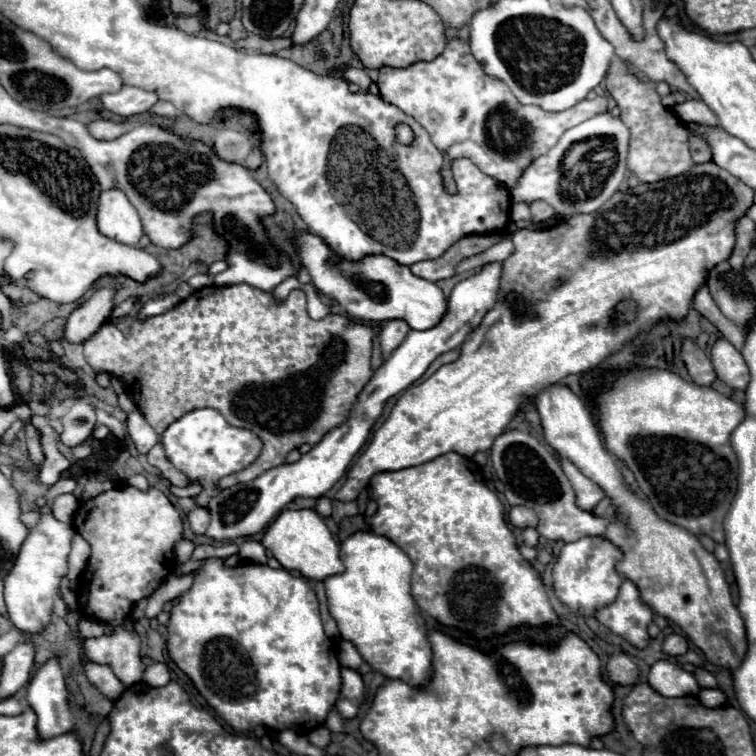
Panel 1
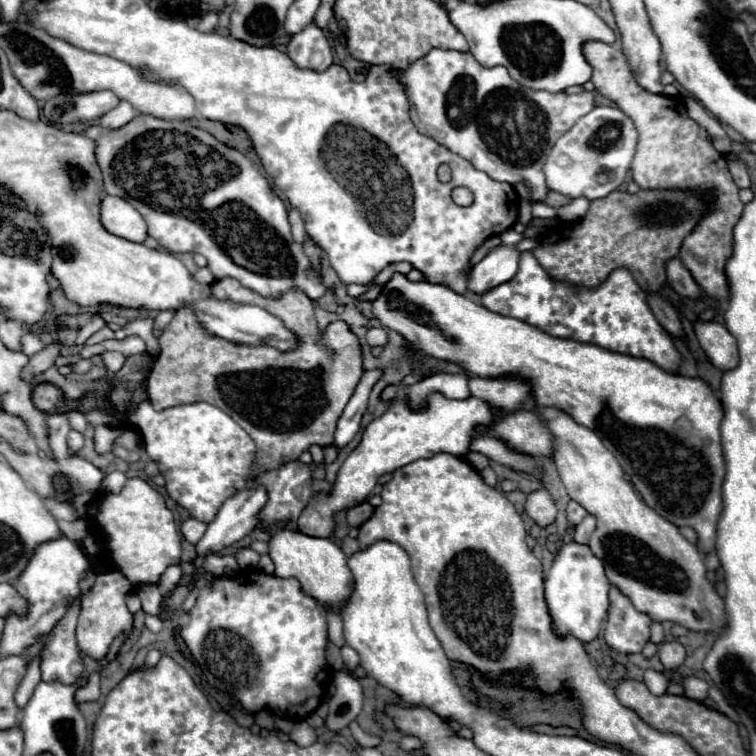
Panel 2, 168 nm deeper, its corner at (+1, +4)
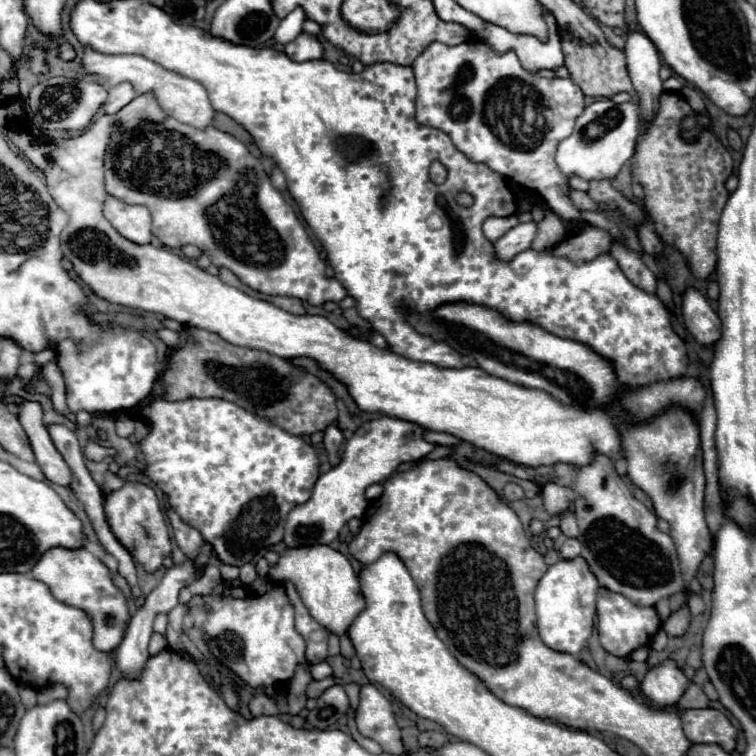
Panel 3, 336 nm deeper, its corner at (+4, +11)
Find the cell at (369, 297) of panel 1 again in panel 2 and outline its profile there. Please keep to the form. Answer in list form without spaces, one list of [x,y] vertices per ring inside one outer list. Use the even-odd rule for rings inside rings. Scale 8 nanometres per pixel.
[[[392,274],[392,278],[382,286],[382,292],[376,296],[376,300],[370,302],[372,304],[372,314],[382,322],[382,326],[400,332],[406,340],[410,340],[412,344],[420,346],[420,350],[424,350],[426,354],[440,358],[440,360],[448,360],[448,362],[456,362],[458,366],[462,366],[468,374],[474,376],[484,376],[484,378],[492,378],[492,376],[504,376],[504,374],[518,374],[526,380],[532,382],[532,396],[536,398],[536,402],[544,408],[558,408],[558,410],[566,410],[578,424],[592,428],[604,442],[604,446],[618,458],[620,466],[624,468],[624,472],[630,476],[632,484],[636,486],[636,490],[642,494],[644,502],[654,508],[662,518],[666,518],[668,522],[676,524],[676,526],[692,526],[698,532],[700,538],[700,550],[702,552],[710,552],[714,548],[716,542],[716,516],[720,516],[720,484],[724,484],[724,452],[720,452],[720,420],[724,418],[724,408],[720,408],[720,398],[716,396],[716,392],[702,380],[702,378],[688,378],[688,376],[680,376],[680,374],[672,374],[662,370],[660,366],[652,364],[650,360],[644,358],[634,358],[628,354],[618,354],[618,352],[610,352],[604,350],[600,346],[594,344],[582,344],[582,342],[574,342],[574,340],[562,340],[562,338],[554,338],[548,336],[546,332],[516,320],[516,318],[508,318],[508,316],[500,316],[494,314],[490,310],[486,310],[480,302],[470,300],[464,294],[456,294],[454,290],[450,290],[444,284],[432,284],[432,282],[412,282],[406,278],[406,274]],[[680,420],[686,420],[686,428],[678,426]]]

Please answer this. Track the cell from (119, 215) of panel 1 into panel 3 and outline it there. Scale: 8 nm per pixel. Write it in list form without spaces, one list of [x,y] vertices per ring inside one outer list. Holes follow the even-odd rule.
[[[107,197],[103,213],[125,239],[137,245],[151,243],[151,213],[147,207],[127,205],[115,197]]]

